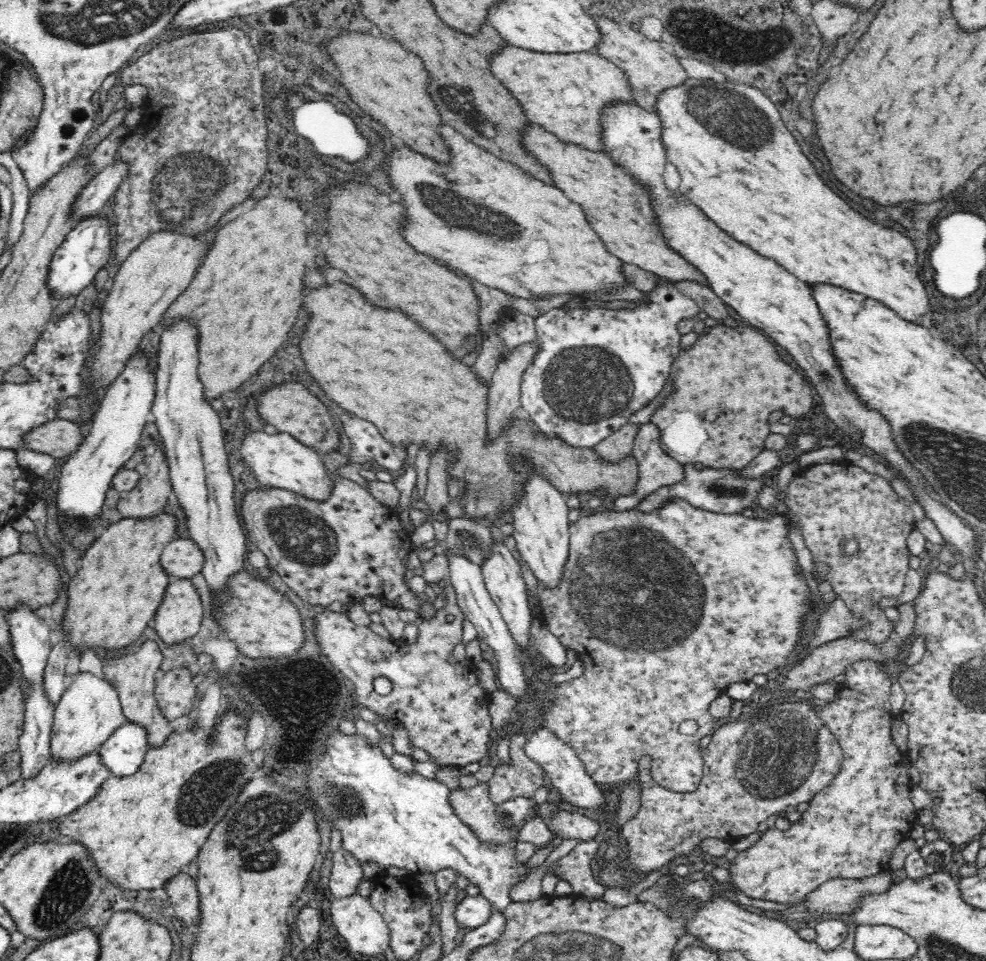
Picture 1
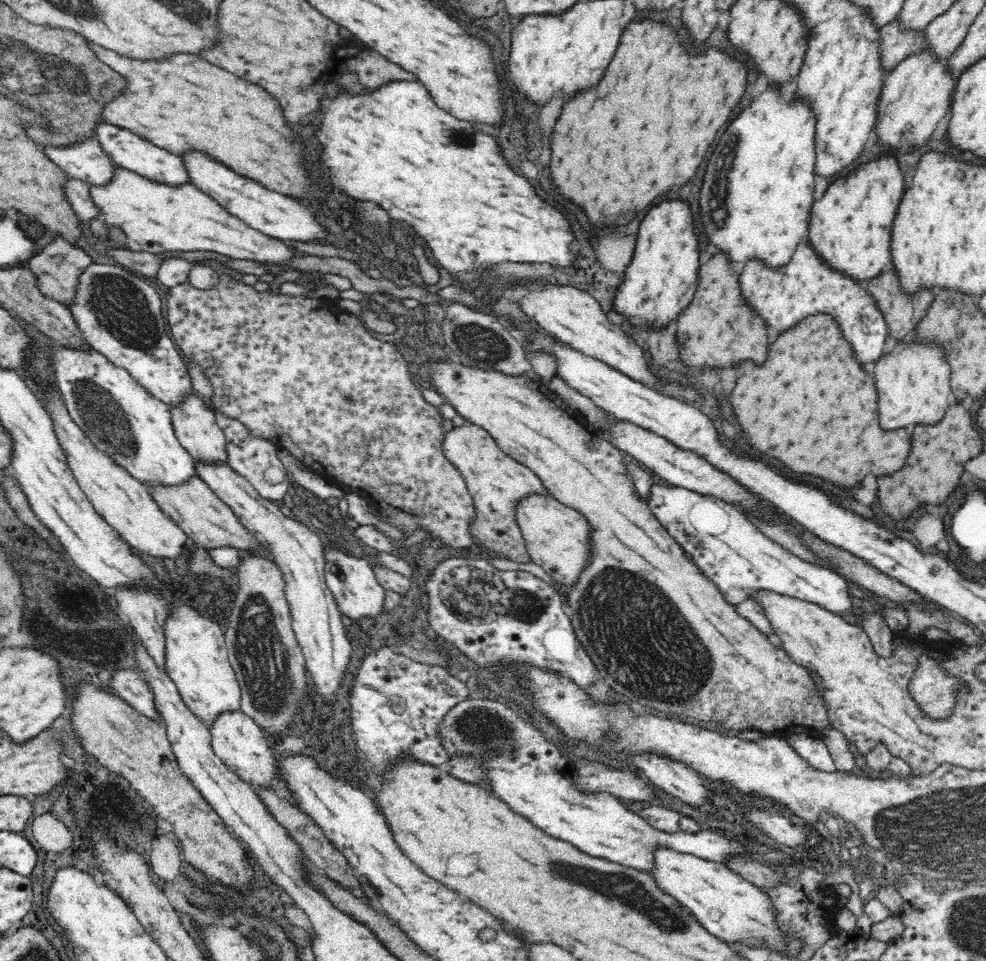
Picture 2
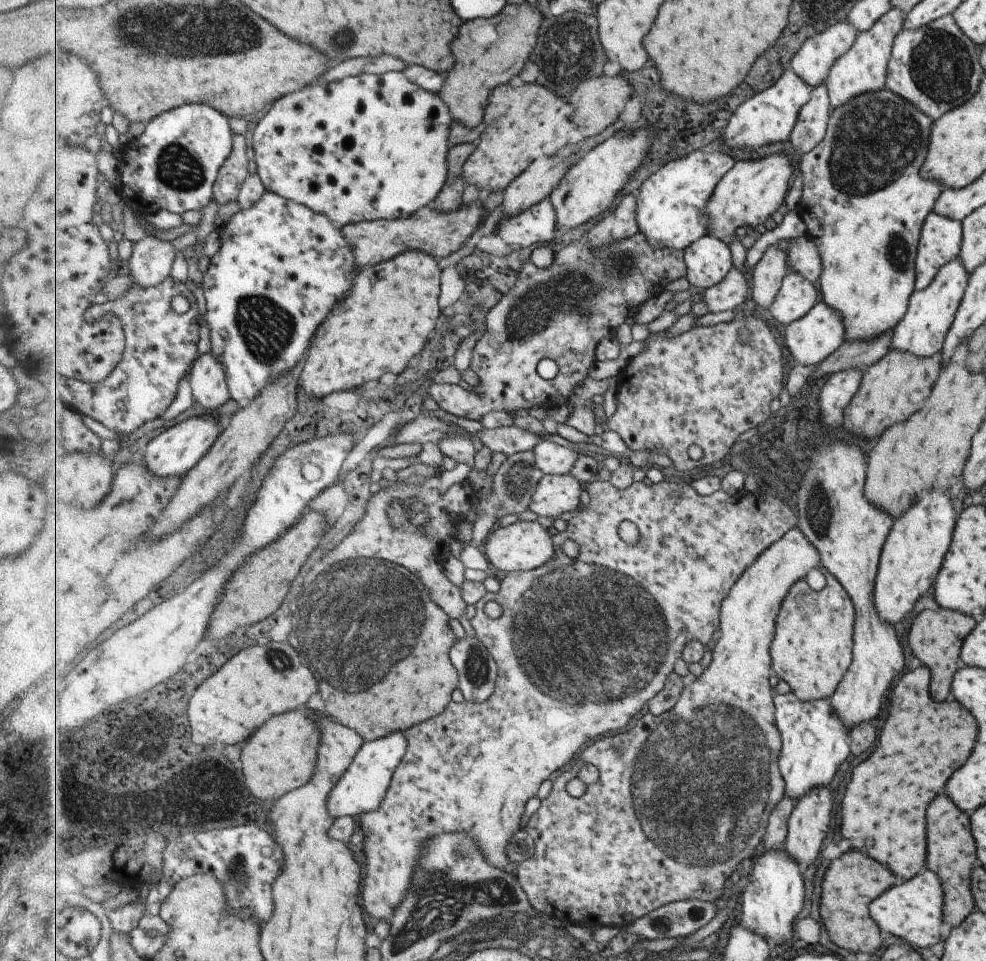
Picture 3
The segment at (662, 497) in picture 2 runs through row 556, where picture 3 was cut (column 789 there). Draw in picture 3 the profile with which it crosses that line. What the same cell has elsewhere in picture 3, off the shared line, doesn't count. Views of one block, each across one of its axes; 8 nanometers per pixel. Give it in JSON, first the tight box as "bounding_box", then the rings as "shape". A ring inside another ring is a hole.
{"bounding_box":[774,692,847,801],"shape":[[[795,692],[779,694],[774,699],[775,720],[782,736],[780,770],[786,783],[786,794],[797,801],[817,786],[827,786],[839,764],[847,758],[847,734],[837,720],[829,698],[801,700]]]}

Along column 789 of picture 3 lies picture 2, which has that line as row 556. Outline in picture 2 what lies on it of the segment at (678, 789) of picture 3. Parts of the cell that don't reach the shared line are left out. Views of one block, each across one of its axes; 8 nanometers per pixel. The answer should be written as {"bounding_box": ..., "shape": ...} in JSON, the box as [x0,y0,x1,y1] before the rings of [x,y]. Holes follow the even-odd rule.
{"bounding_box":[516,495,592,588],"shape":[[[530,495],[525,499],[520,500],[519,506],[516,511],[516,518],[520,526],[522,535],[526,540],[528,553],[534,562],[539,567],[551,576],[552,579],[560,584],[566,584],[568,588],[576,586],[576,582],[580,578],[582,571],[590,566],[592,560],[592,525],[589,520],[575,508],[570,508],[566,504],[562,504],[551,495]]]}

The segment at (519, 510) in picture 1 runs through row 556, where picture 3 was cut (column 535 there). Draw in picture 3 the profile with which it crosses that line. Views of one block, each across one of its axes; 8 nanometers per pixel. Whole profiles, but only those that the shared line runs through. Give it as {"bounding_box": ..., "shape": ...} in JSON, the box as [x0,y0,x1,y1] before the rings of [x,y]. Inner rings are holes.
{"bounding_box":[485,520,558,574],"shape":[[[519,520],[491,533],[489,540],[485,543],[485,554],[496,569],[507,571],[508,574],[518,571],[533,571],[556,558],[558,549],[553,540],[554,535],[552,530],[541,527],[536,521]]]}

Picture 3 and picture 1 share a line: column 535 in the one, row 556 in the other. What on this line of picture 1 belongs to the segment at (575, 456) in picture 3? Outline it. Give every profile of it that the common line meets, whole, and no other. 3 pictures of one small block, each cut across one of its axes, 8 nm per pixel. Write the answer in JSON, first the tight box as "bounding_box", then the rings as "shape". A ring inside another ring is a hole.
{"bounding_box":[449,556,530,698],"shape":[[[456,556],[449,558],[449,582],[455,589],[457,604],[466,618],[474,624],[474,628],[477,630],[477,637],[486,644],[488,650],[496,658],[496,666],[498,666],[498,676],[496,677],[498,677],[498,682],[512,696],[526,698],[530,686],[528,686],[528,680],[526,680],[526,674],[524,674],[524,666],[522,666],[518,654],[515,653],[518,652],[518,648],[516,648],[516,643],[508,630],[503,616],[485,588],[481,568],[470,563],[465,558],[457,558]]]}

